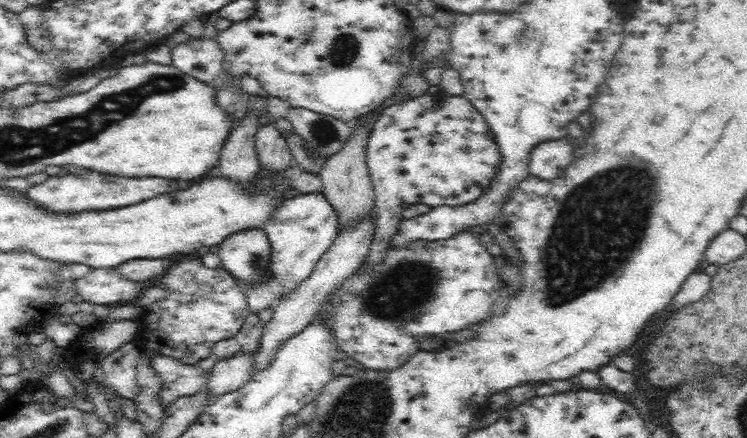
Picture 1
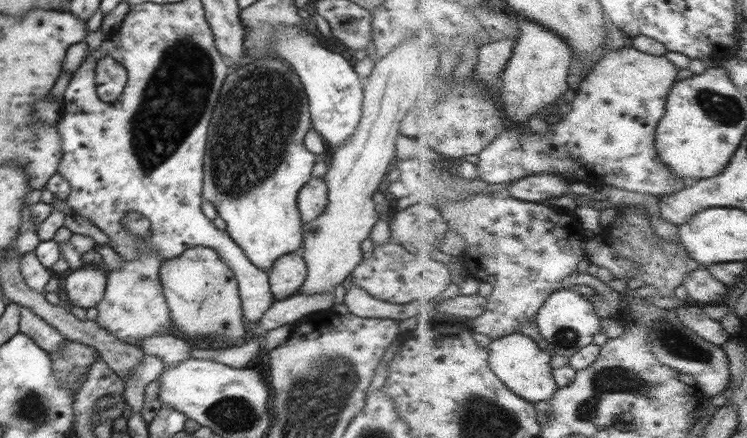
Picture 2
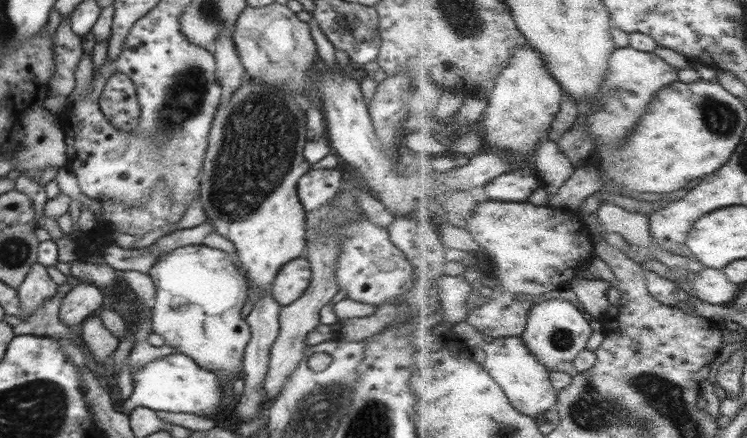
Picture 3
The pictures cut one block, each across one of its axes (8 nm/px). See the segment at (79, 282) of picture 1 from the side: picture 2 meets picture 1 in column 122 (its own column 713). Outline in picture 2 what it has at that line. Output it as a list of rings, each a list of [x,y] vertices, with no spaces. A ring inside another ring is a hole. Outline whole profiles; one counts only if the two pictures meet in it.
[[[708,266],[690,273],[685,285],[694,303],[702,305],[721,303],[724,294],[728,294],[728,284],[722,282]]]

